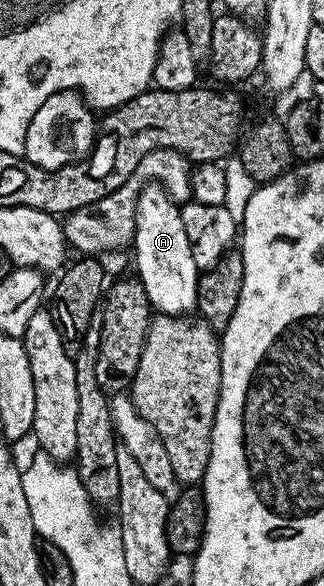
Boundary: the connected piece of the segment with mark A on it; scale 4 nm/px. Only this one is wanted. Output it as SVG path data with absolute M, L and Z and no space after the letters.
M149 182L137 197L135 247L134 269L136 265L137 271L135 274L146 289L146 297L153 308L162 315L181 317L195 312L201 272L190 249L190 237L186 237L186 225L182 225L180 207L158 182Z

